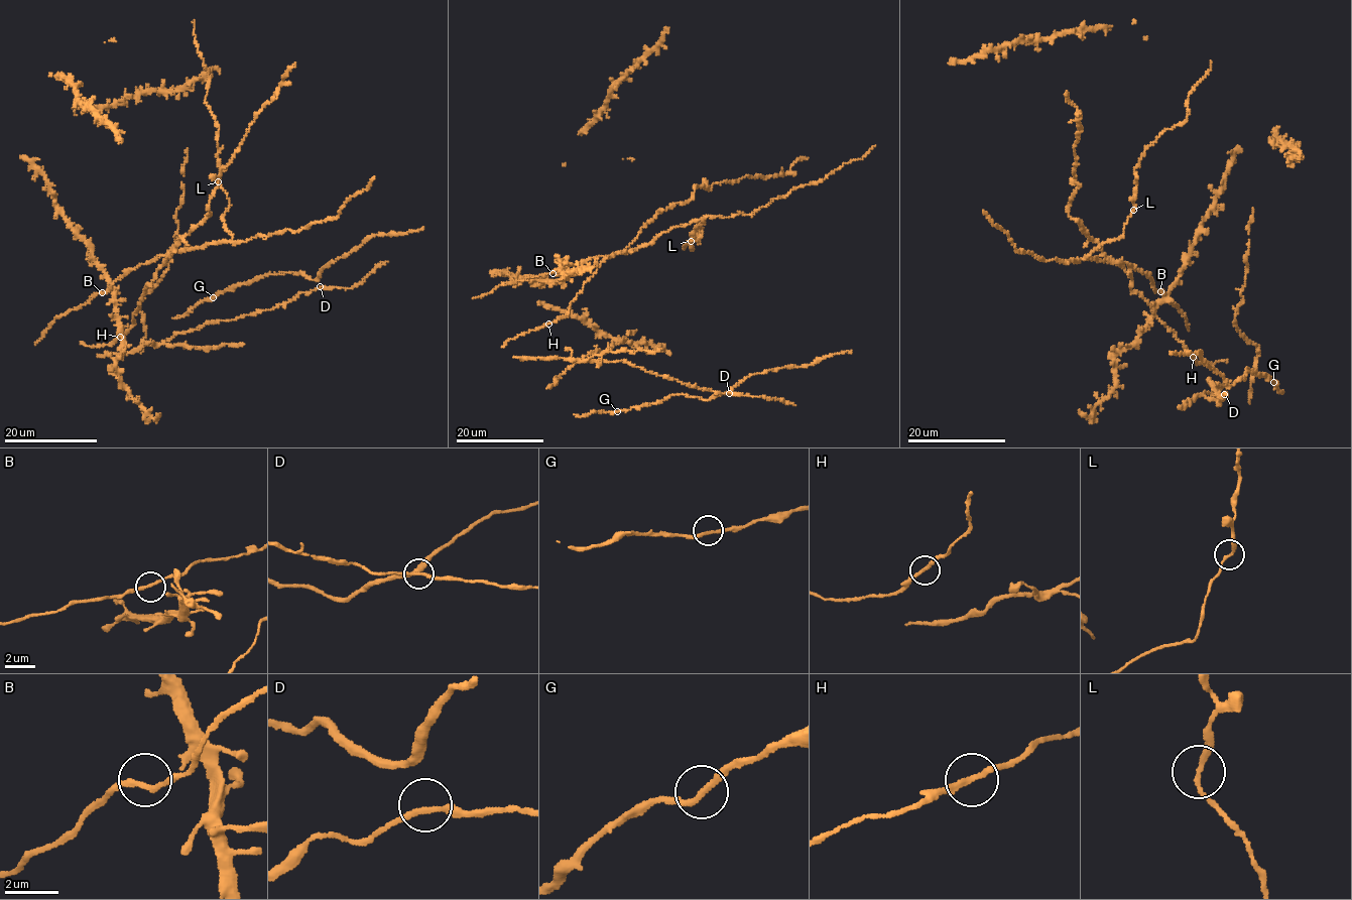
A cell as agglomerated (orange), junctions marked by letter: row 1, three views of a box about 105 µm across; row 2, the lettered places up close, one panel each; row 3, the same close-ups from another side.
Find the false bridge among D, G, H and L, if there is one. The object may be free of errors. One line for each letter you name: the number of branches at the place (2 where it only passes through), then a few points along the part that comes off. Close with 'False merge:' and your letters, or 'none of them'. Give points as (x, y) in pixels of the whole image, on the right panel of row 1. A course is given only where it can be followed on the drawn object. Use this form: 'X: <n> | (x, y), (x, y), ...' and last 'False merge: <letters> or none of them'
False merge: none of them

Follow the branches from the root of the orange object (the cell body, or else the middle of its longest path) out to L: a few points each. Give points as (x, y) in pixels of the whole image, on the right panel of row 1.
L: (1187, 351), (1148, 301), (1130, 291), (1125, 270), (1130, 265), (1084, 259), (1121, 238), (1133, 211)

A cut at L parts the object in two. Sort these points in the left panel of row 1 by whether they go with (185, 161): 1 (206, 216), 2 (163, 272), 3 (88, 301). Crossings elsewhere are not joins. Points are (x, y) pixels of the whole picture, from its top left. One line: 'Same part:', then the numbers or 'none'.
Same part: 1, 2

